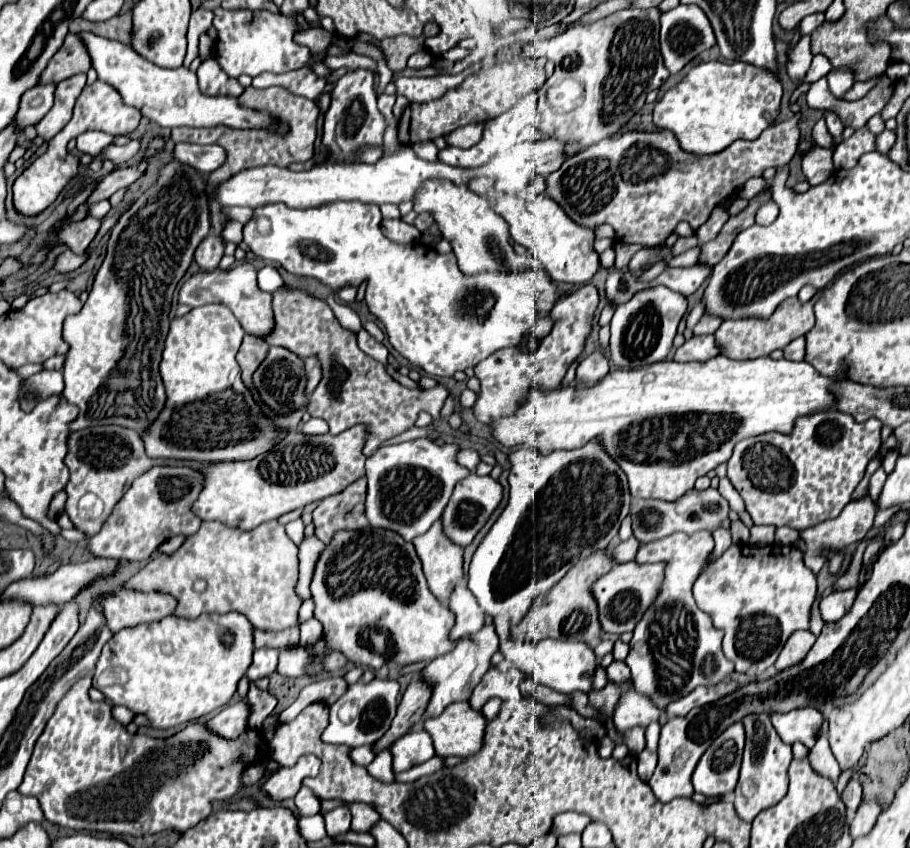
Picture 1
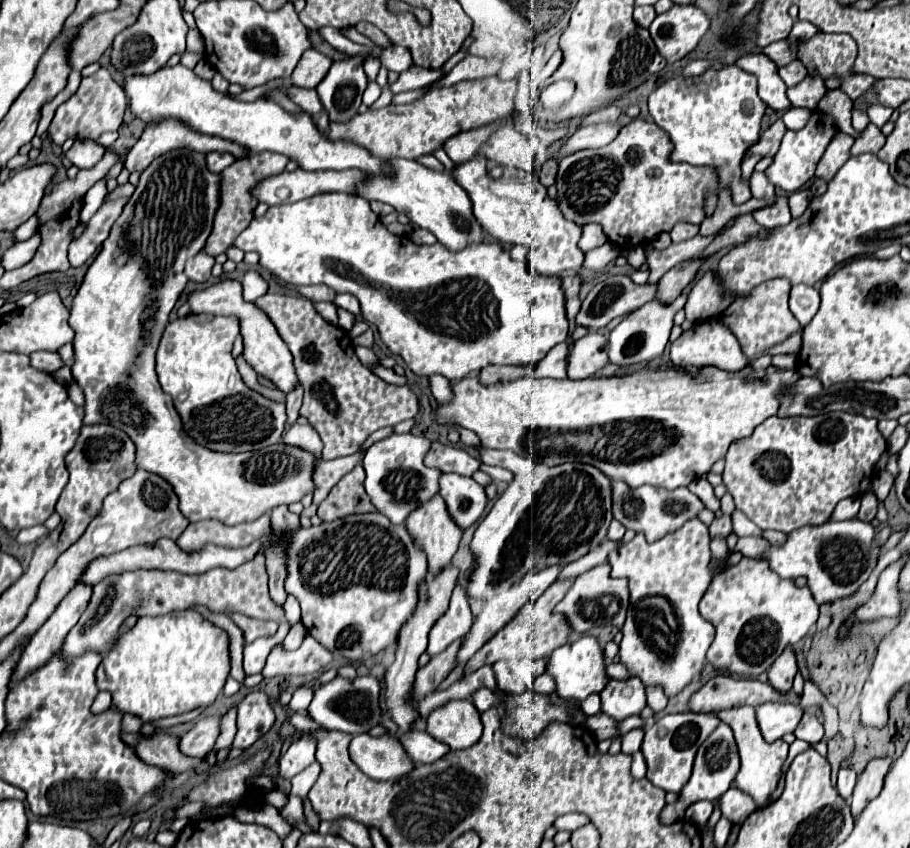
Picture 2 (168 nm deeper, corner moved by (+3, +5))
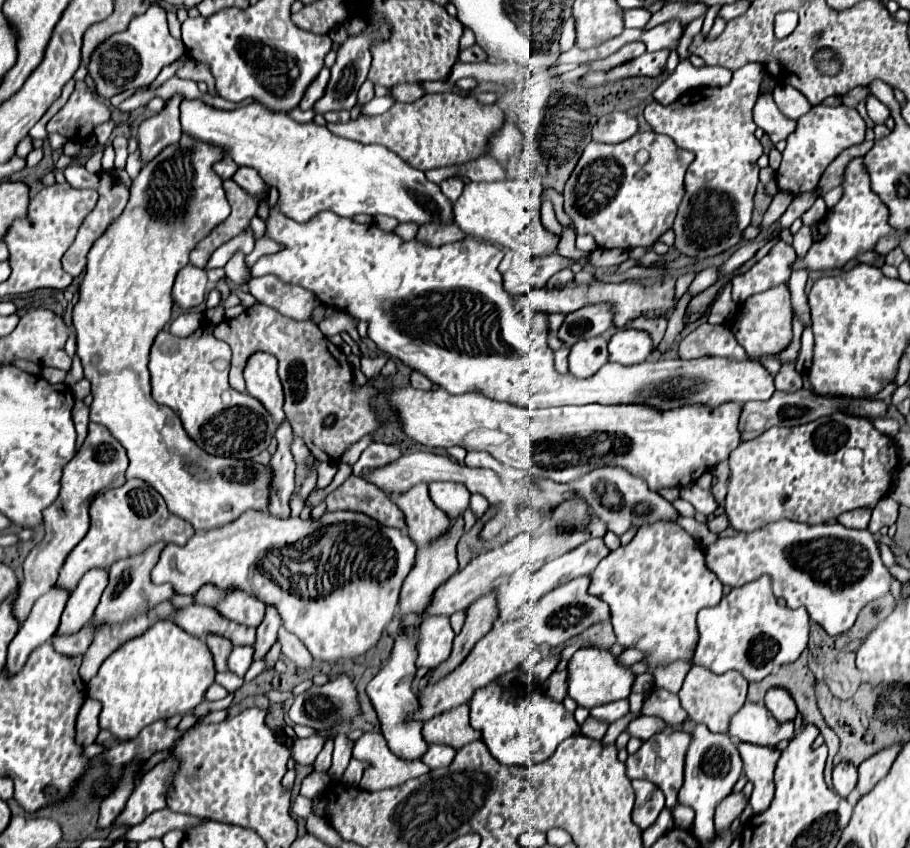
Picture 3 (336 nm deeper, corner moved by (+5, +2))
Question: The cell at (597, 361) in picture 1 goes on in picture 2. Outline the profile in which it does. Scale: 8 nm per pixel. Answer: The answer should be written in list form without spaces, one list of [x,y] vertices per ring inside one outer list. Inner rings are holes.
[[[589,331],[573,343],[567,363],[567,377],[581,381],[607,365],[607,337],[601,331]]]

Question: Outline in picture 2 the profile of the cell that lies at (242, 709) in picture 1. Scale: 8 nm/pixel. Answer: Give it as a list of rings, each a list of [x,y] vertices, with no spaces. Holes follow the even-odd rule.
[[[207,717],[199,721],[189,733],[181,737],[179,751],[187,757],[205,757],[215,745],[215,739],[219,737],[219,725],[221,717]]]

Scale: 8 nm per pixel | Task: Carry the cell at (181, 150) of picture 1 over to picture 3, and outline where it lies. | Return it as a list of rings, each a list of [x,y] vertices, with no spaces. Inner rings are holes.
[[[223,156],[215,166],[213,166],[213,170],[223,178],[223,180],[227,180],[227,178],[231,178],[233,174],[235,174],[235,170],[237,170],[239,166],[235,164],[235,160],[231,160],[231,156]]]

